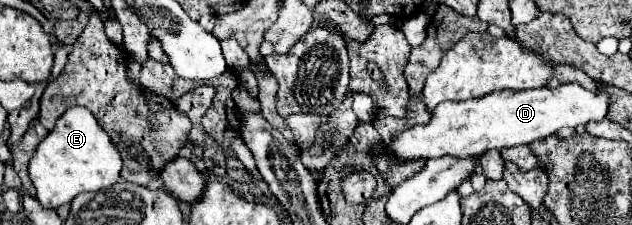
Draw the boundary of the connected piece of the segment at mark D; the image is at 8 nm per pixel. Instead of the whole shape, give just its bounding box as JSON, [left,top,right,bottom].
[370,83,608,163]

